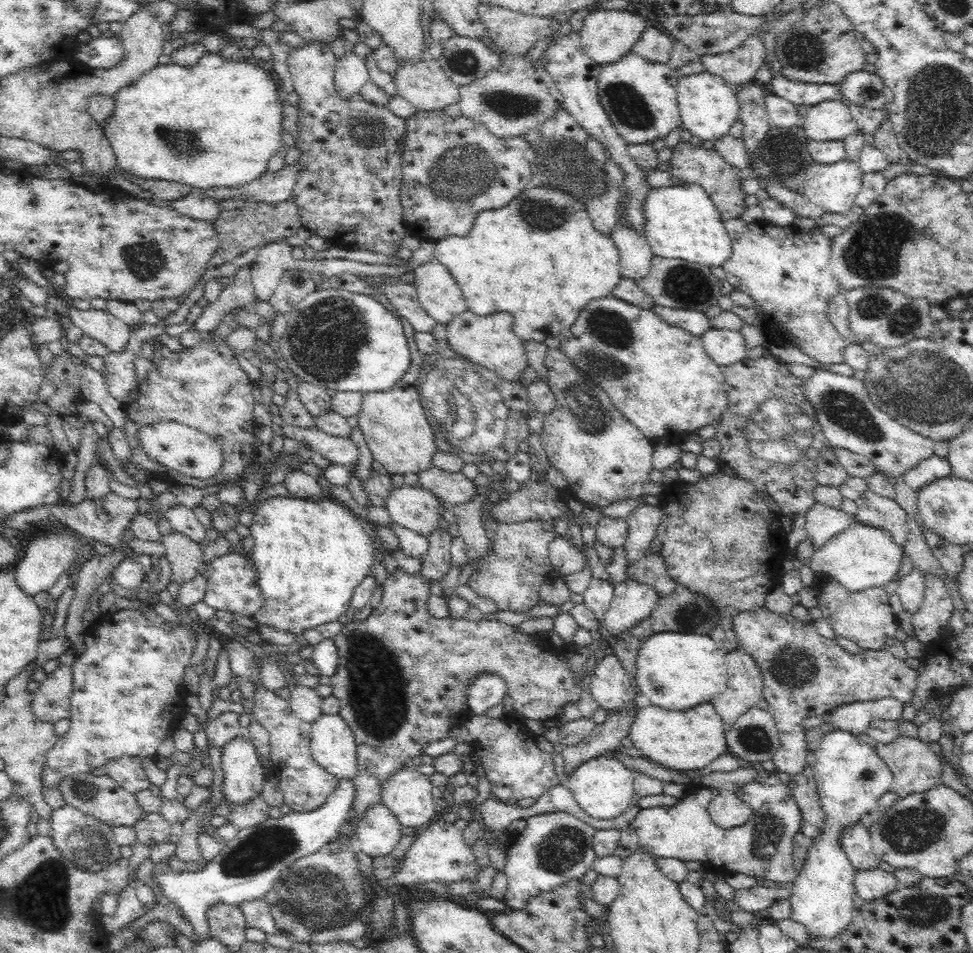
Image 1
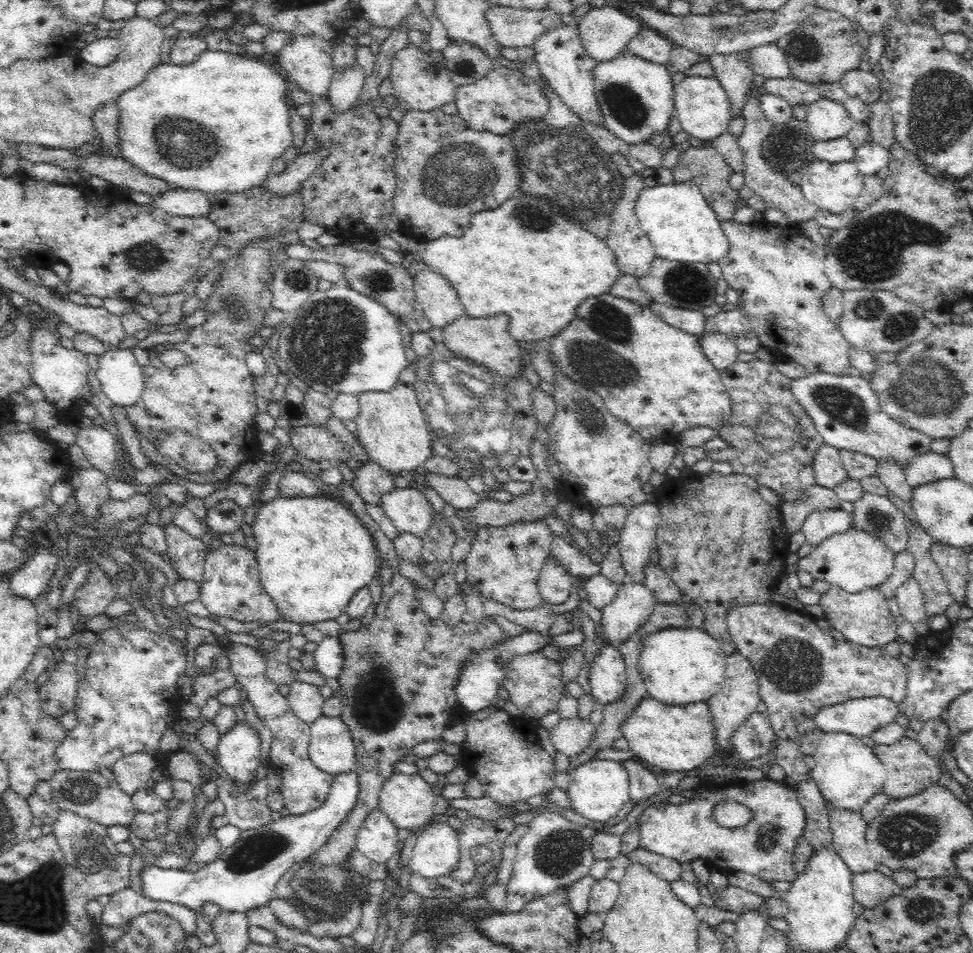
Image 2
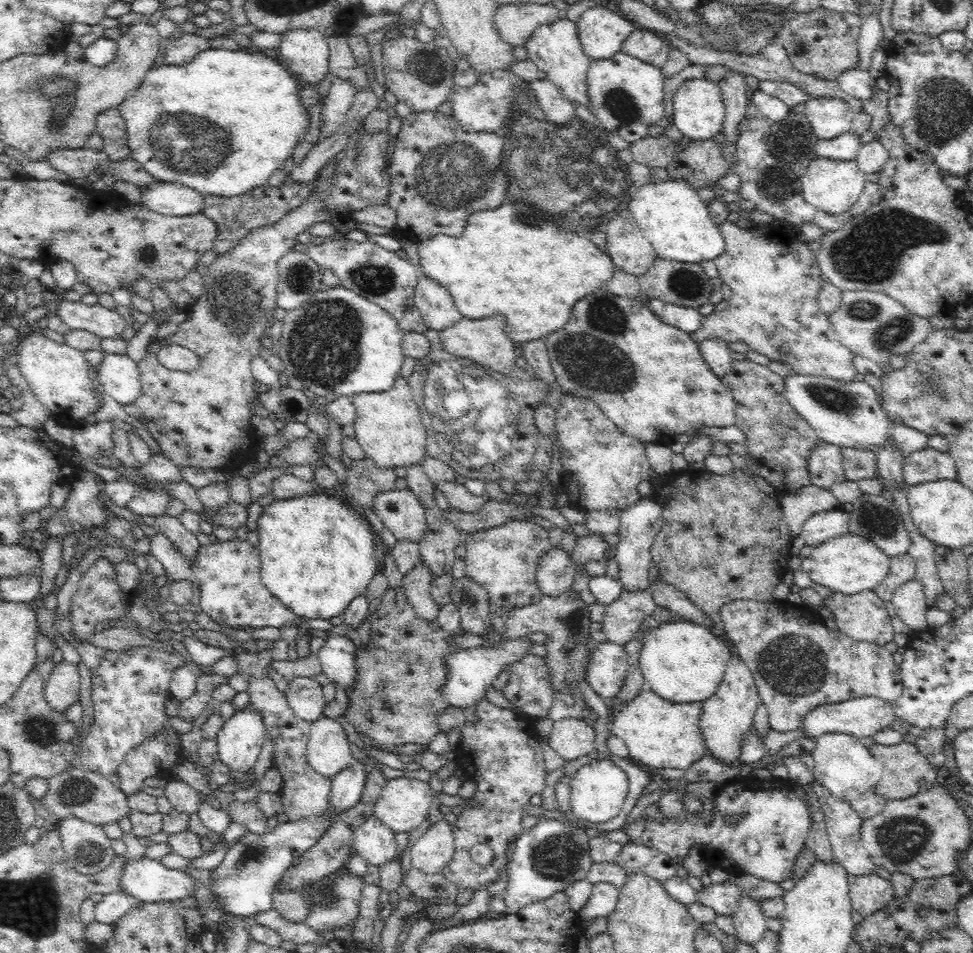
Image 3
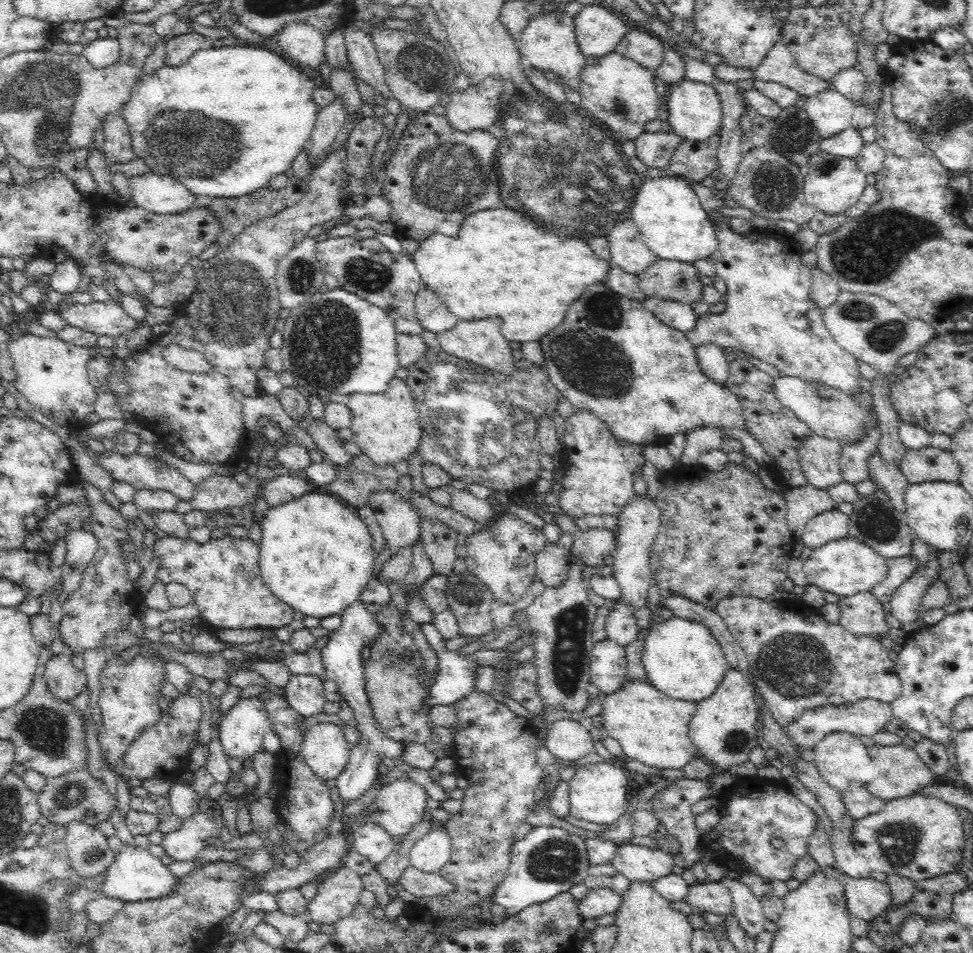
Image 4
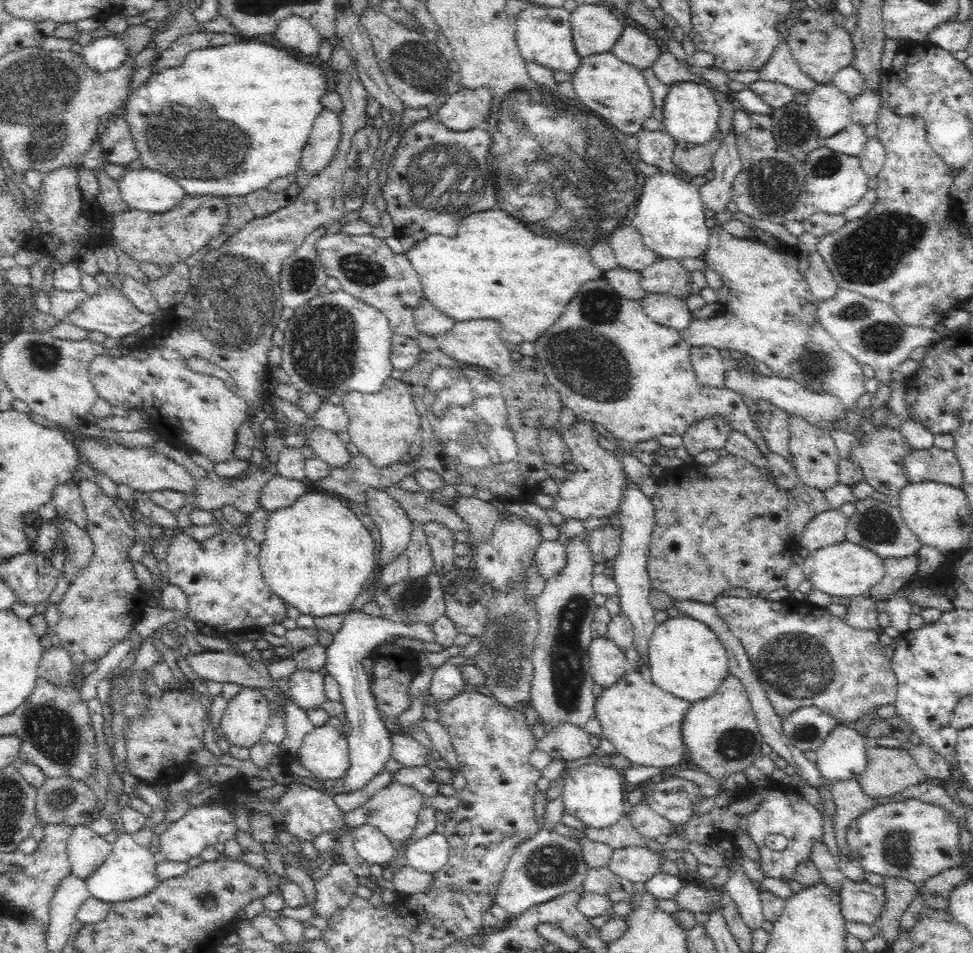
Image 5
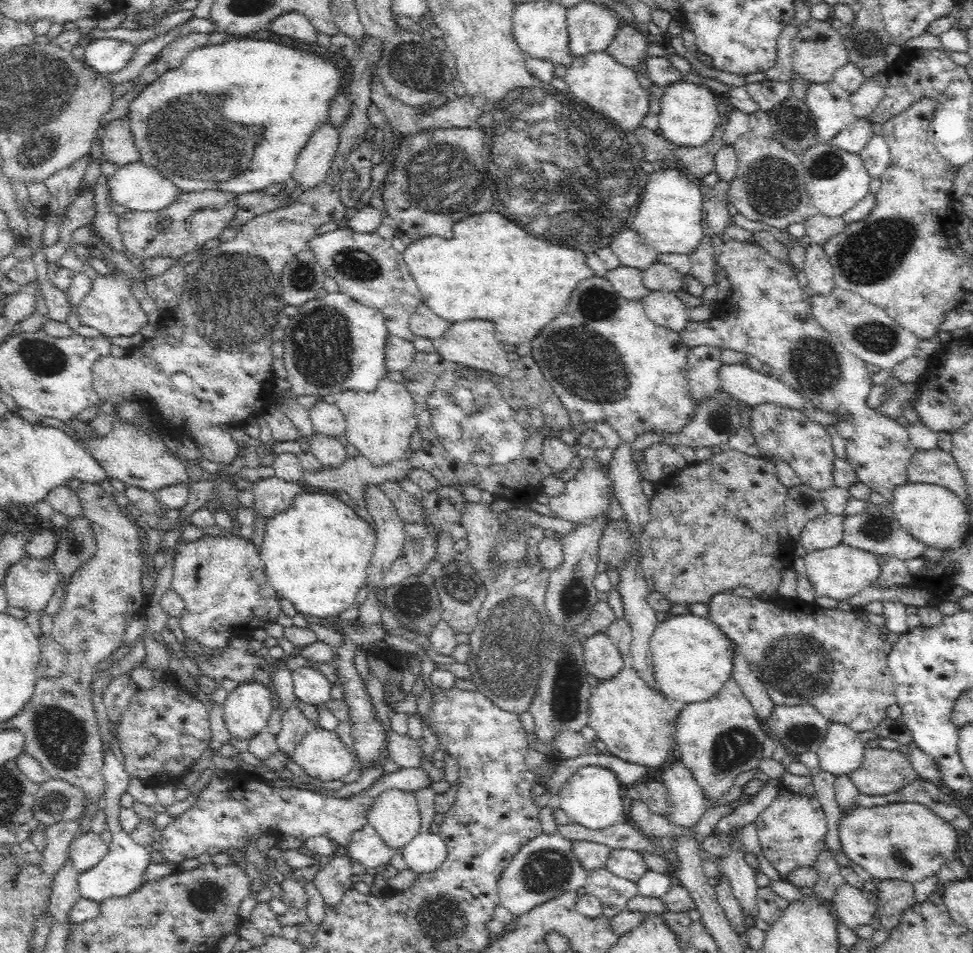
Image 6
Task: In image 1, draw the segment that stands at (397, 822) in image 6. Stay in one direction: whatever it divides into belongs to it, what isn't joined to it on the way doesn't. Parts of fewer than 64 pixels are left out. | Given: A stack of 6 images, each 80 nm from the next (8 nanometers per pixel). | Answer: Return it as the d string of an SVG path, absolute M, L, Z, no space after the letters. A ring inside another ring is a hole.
M403 768L384 782L380 802L398 819L400 826L426 826L437 810L432 788L427 776Z

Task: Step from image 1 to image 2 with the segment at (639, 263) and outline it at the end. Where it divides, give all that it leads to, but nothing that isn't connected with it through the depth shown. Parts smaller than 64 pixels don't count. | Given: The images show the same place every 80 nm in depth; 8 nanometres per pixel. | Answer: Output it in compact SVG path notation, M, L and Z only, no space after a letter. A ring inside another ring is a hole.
M635 166L636 171L623 182L621 195L616 200L609 218L610 229L607 240L604 241L608 249L614 254L616 263L621 274L631 274L640 279L650 271L652 262L657 258L655 249L646 237L646 234L639 228L639 219L635 216L634 204L636 196L645 187L642 168Z

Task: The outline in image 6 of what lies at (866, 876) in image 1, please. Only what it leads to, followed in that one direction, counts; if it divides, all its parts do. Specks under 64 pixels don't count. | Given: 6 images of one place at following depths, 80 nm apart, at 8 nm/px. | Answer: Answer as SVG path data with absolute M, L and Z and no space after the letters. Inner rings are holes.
M844 883L833 896L835 908L838 918L846 924L846 926L855 933L857 928L866 926L870 922L870 918L875 914L878 907L878 896L864 891L862 888L852 887L848 883Z

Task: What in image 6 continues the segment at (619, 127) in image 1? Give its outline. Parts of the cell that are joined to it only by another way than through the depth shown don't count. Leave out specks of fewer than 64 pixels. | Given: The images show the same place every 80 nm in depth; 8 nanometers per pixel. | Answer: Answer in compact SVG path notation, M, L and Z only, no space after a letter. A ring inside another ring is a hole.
M606 51L574 57L565 69L563 80L576 98L612 120L625 132L640 127L642 118L648 113L648 93L640 87L636 73L631 67L616 62Z

